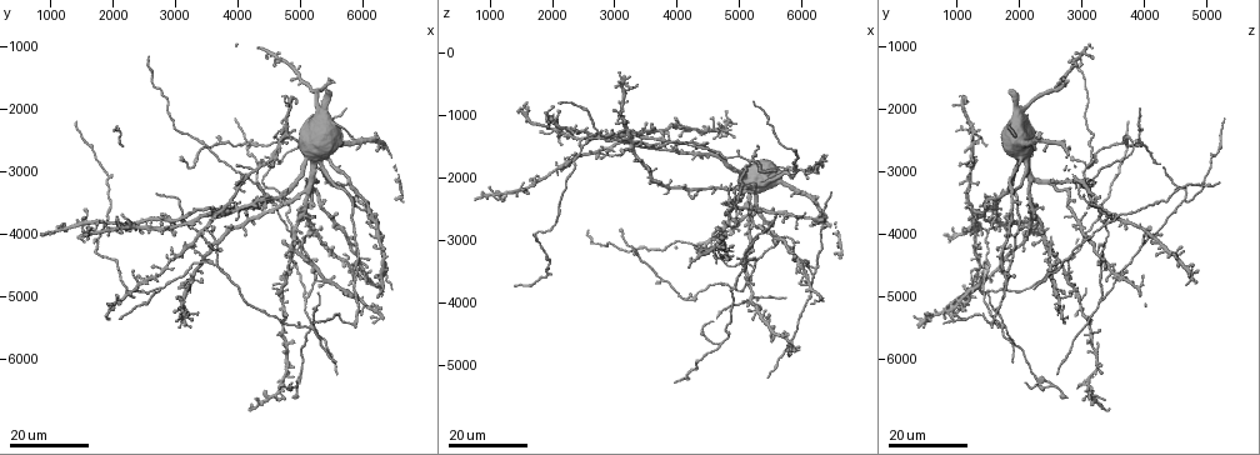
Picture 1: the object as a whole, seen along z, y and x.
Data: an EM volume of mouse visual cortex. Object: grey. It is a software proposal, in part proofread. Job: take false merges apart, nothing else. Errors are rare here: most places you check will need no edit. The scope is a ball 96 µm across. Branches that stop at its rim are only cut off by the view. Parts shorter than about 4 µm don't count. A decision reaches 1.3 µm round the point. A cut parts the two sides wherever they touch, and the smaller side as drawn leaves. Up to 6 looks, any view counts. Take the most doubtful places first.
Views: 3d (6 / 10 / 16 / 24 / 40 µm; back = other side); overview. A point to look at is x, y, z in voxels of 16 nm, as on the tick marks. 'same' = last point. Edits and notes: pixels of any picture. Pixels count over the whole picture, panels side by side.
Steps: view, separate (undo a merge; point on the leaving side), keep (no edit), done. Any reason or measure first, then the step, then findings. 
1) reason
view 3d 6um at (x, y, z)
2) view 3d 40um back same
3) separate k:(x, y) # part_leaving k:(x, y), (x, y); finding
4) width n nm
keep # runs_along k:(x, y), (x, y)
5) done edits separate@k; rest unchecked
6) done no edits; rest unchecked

four or more arms meet
view 3d 24um at (5150, 5500, 1800)

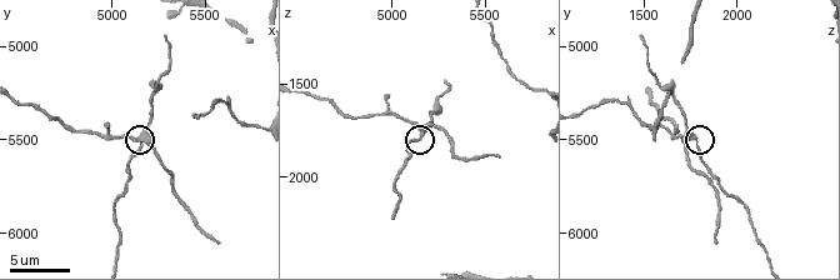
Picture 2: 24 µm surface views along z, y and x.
view 3d 10um at (5160, 5500, 1760)

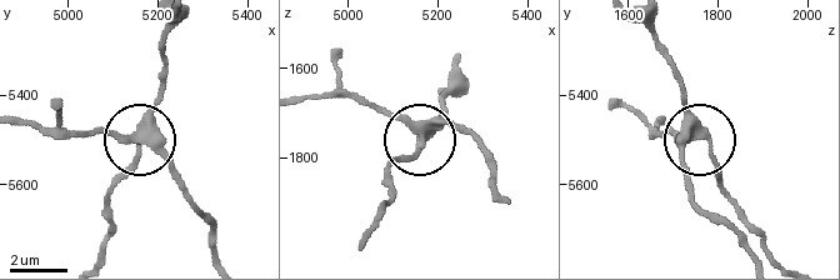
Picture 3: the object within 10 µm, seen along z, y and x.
view 3d 10um back at (5160, 5490, 1765)

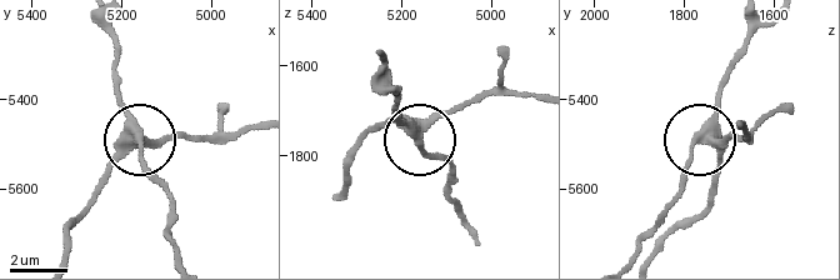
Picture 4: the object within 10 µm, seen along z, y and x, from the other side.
width 340 nm
separate 4:(146, 168) # part_leaving 4:(136, 134), (146, 170), (173, 213), (175, 256); a second neuron is stuck on

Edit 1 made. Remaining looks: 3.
arms part here
view 3d 16um at (3750, 4550, 1450)

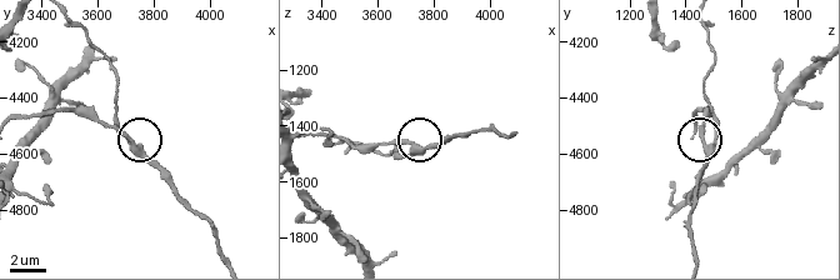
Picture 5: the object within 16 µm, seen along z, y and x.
view 3d 6um at (3730, 4580, 1500)

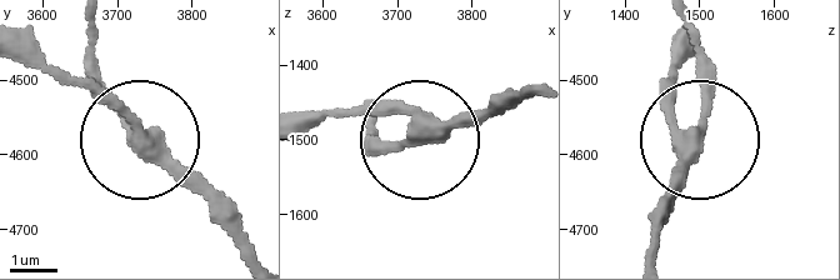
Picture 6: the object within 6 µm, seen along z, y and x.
width 300 nm
keep # runs_along 6:(675, 45), (675, 105), (699, 145), (651, 245); continuous, no second neuron

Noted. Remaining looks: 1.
done edits separate@4; rest unchecked

